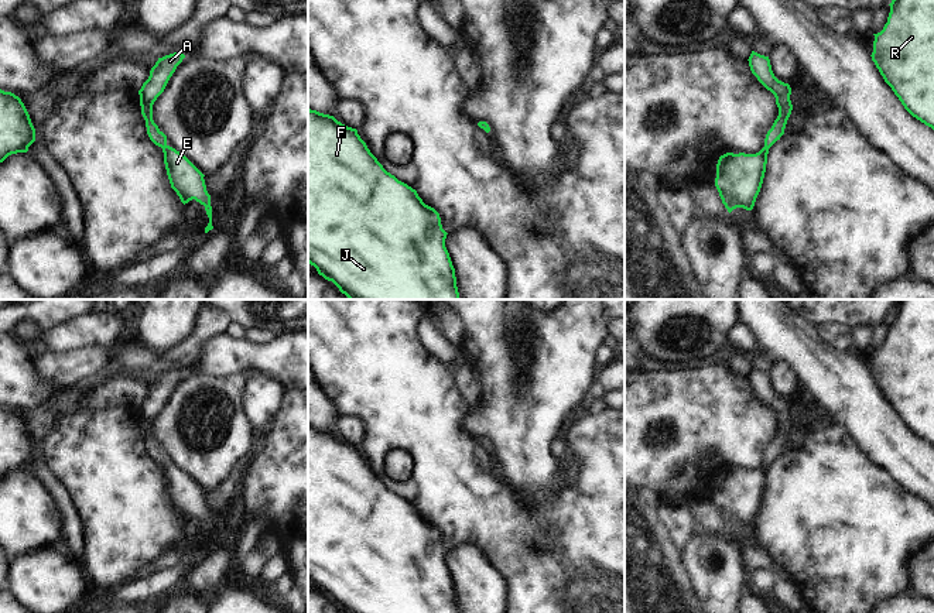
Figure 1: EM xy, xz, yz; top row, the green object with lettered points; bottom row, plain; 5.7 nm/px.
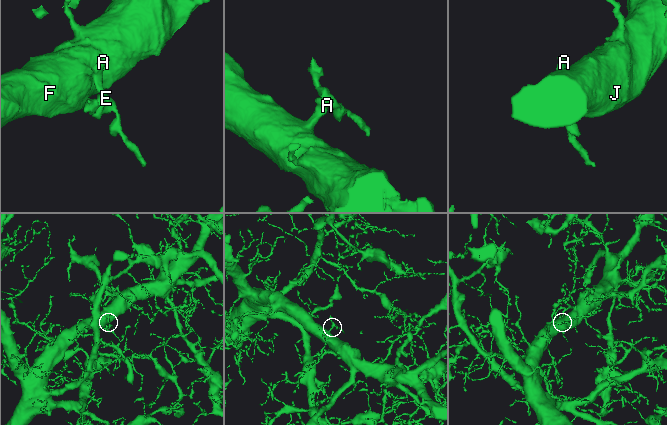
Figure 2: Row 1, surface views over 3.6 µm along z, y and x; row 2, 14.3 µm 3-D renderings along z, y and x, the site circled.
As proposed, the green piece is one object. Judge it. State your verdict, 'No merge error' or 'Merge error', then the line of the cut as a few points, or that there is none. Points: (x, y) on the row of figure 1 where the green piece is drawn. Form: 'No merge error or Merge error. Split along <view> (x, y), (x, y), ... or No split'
No merge error. No split.

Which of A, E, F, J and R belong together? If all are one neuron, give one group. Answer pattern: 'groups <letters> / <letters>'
groups A E F J R

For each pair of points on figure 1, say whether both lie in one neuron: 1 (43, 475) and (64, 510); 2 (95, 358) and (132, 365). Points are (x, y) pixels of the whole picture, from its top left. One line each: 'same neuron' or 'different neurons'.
1: same neuron
2: different neurons

